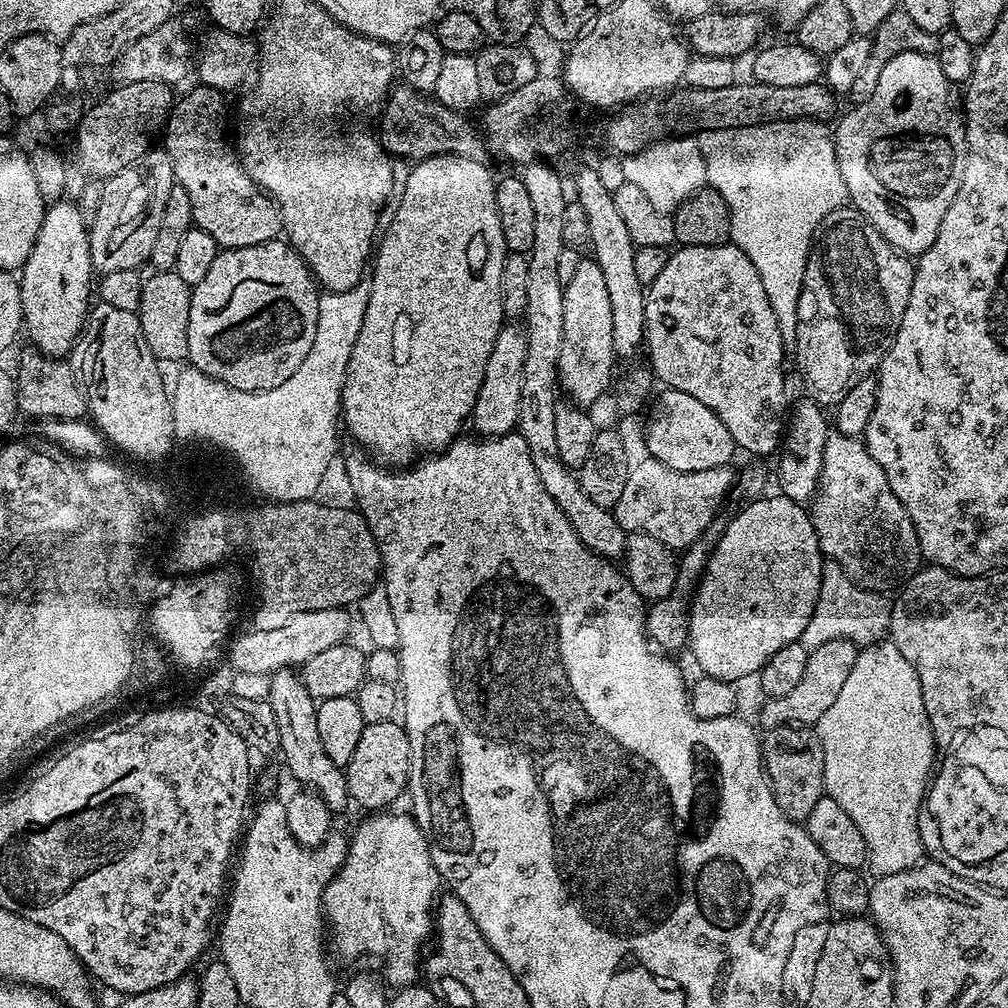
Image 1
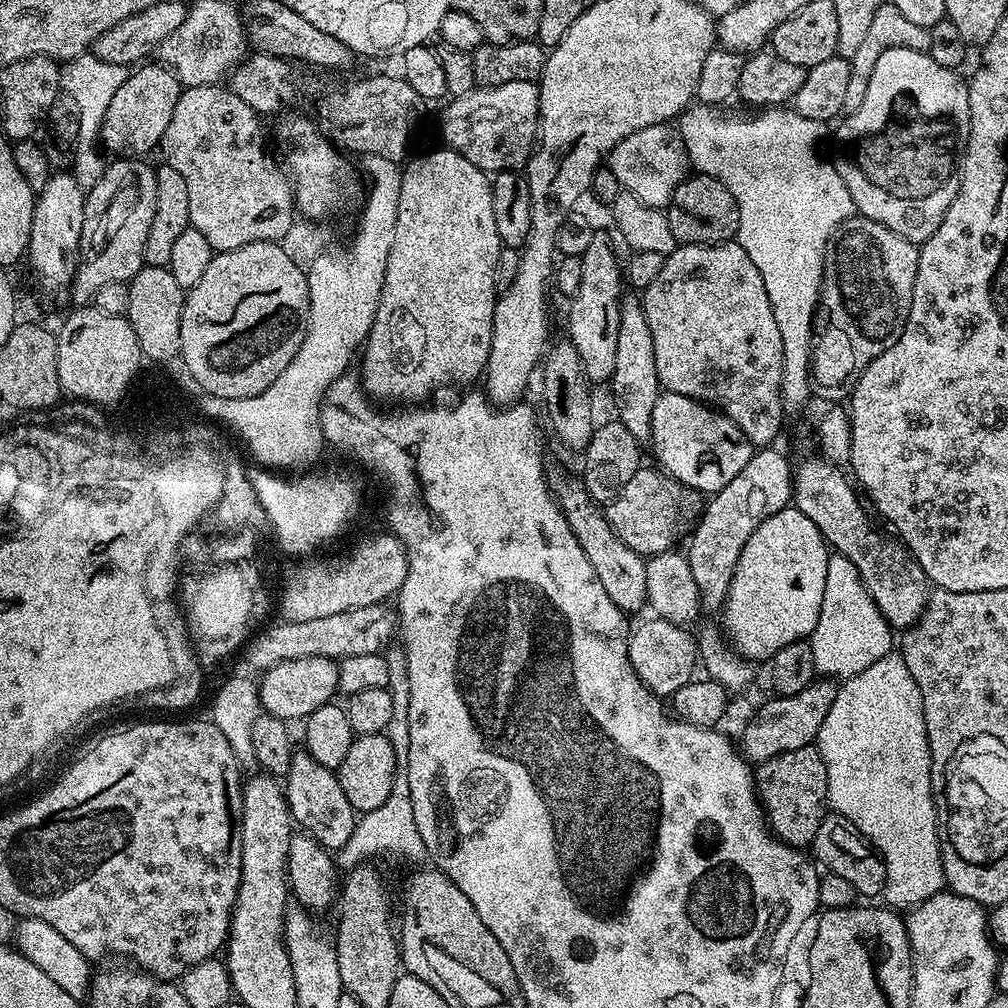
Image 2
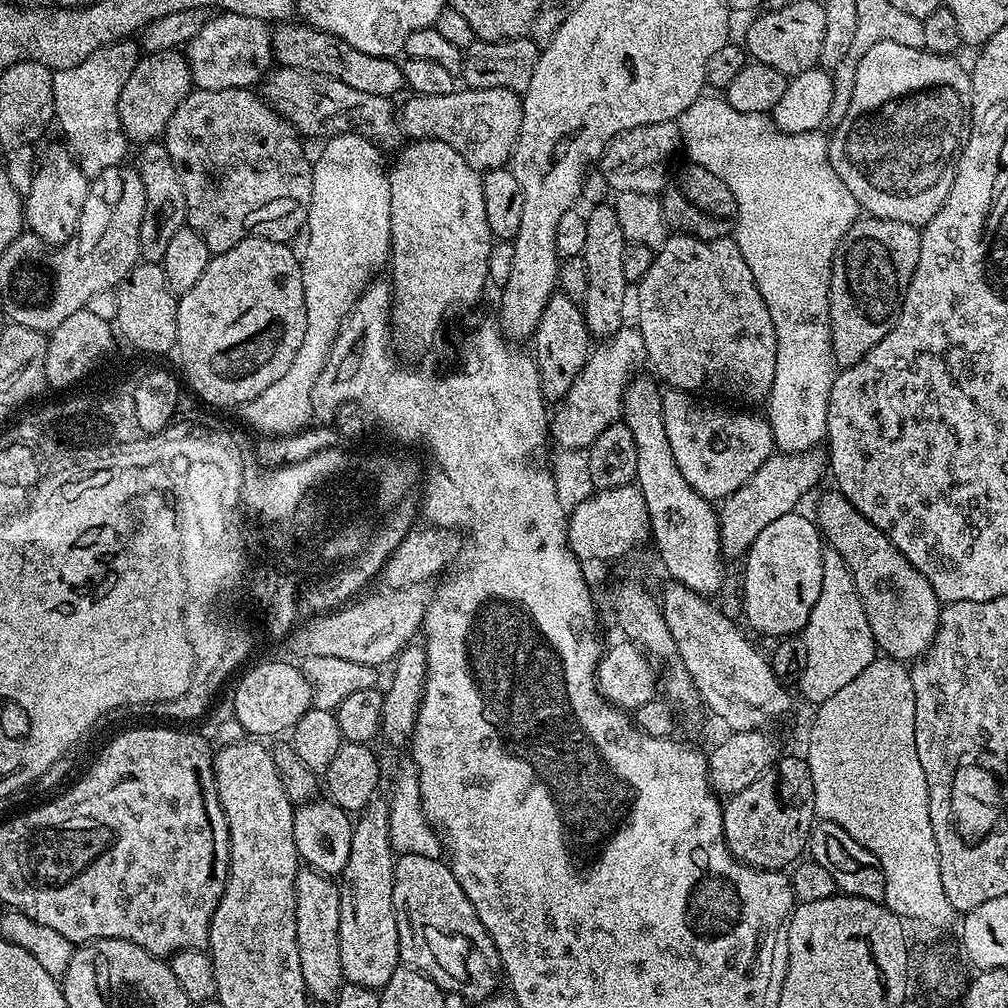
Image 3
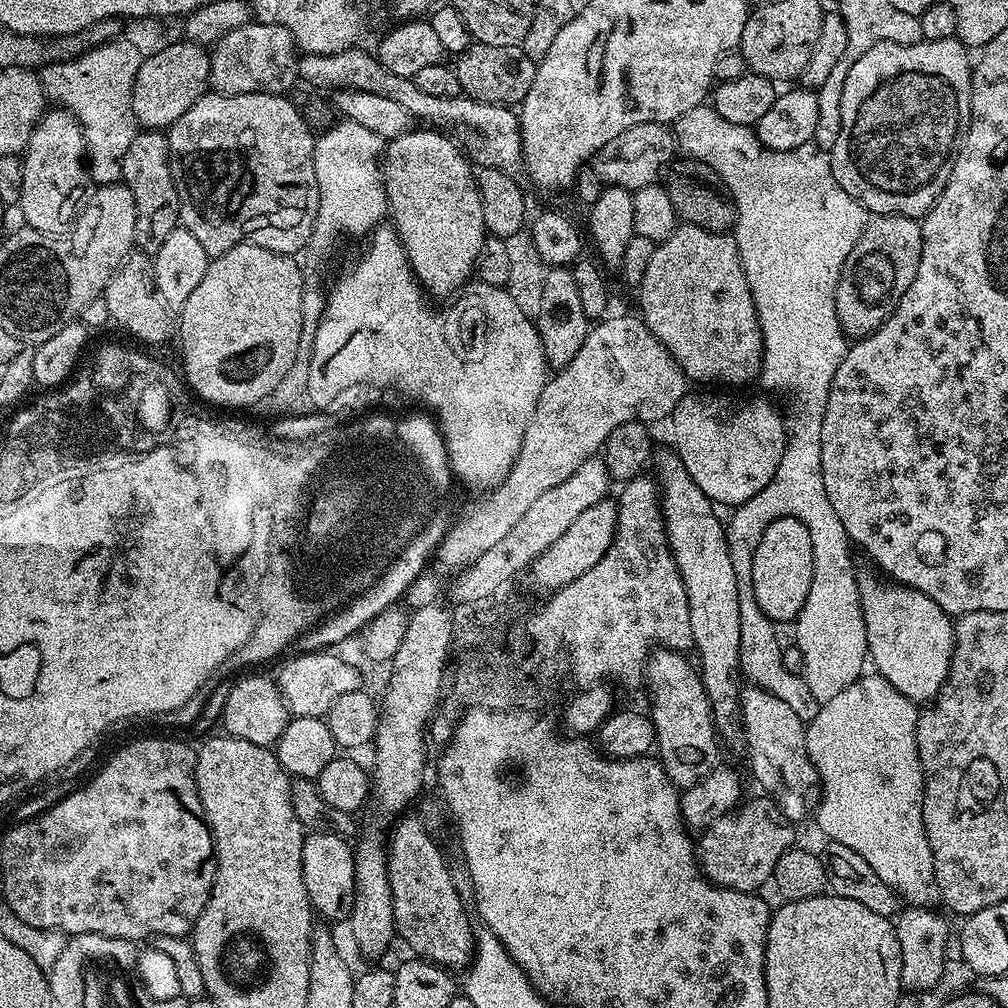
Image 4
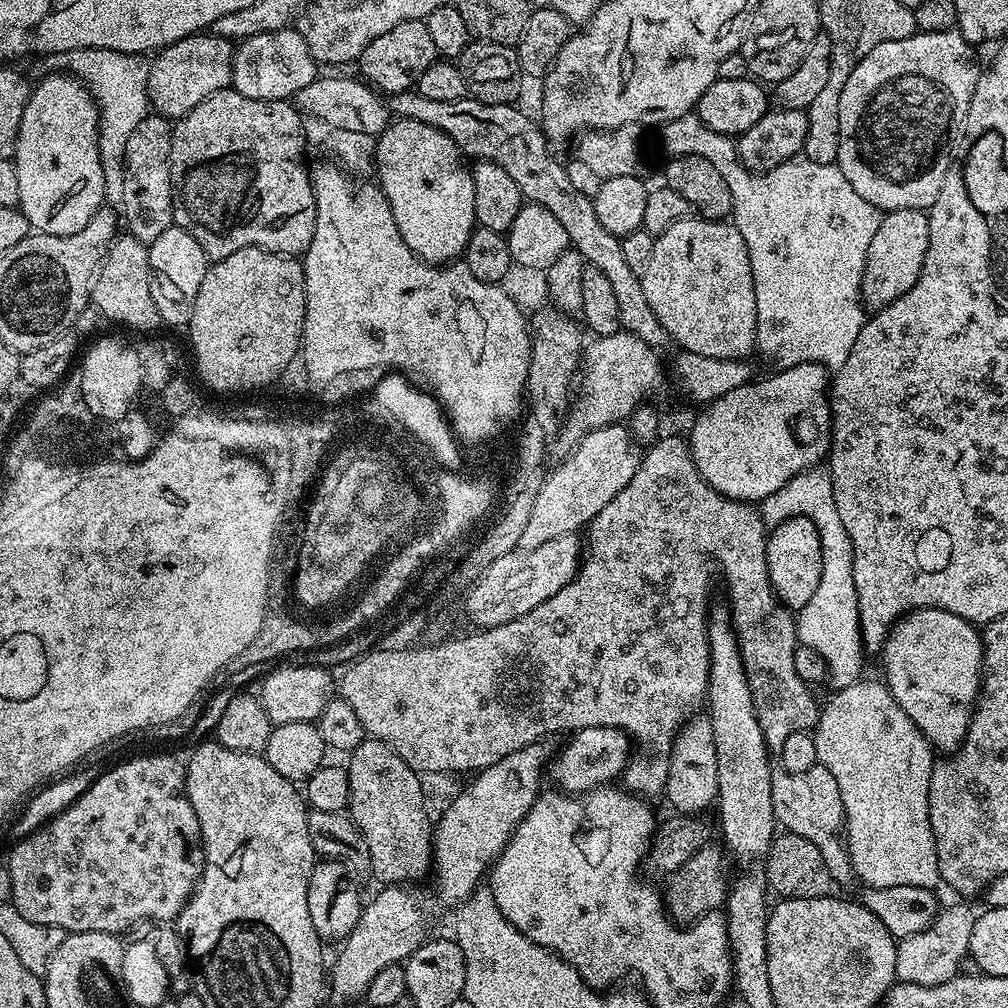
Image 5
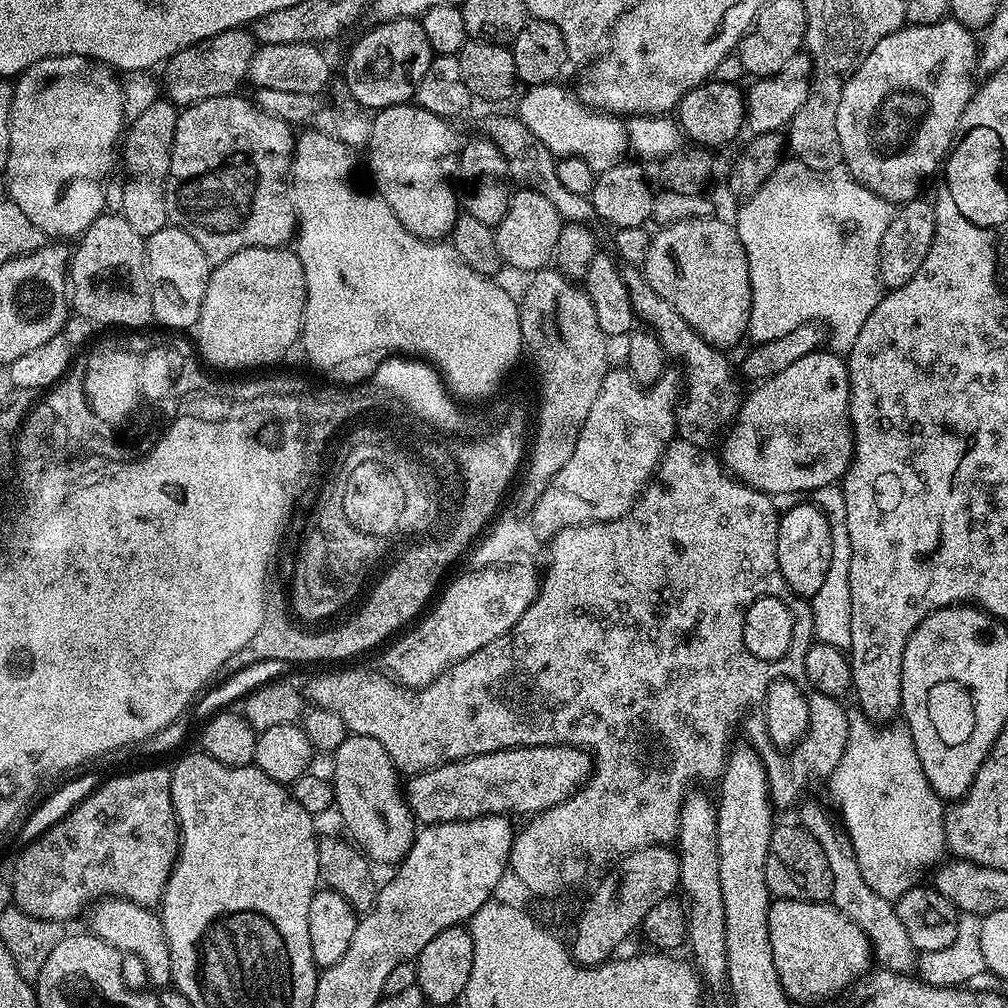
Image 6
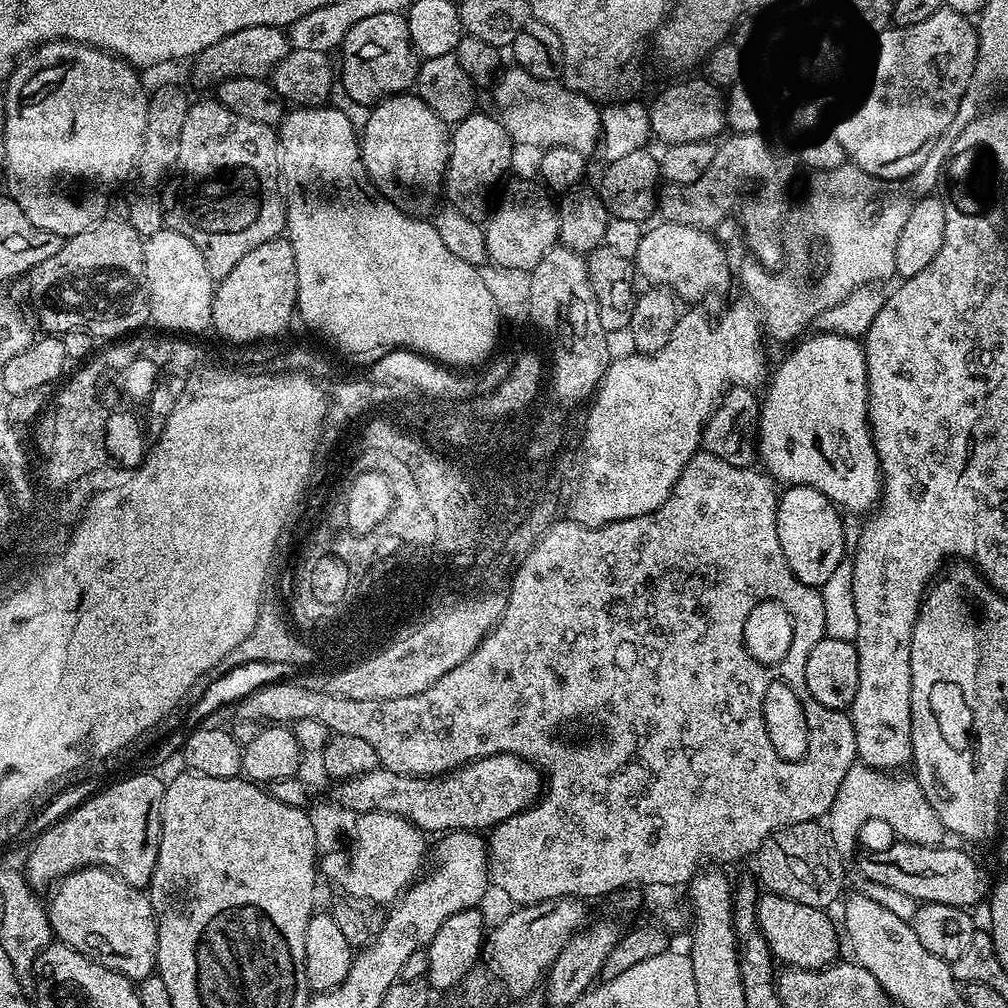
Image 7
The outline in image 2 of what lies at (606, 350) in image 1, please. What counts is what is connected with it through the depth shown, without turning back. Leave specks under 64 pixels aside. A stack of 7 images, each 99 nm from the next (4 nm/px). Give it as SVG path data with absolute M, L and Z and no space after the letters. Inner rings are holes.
M600 230L593 231L590 238L590 246L579 256L582 262L582 280L578 282L578 290L570 298L572 304L568 308L568 332L567 339L571 340L574 350L578 350L580 365L584 367L584 375L589 381L611 381L614 370L614 349L618 342L618 322L620 321L620 302L622 291L622 264L616 261L616 252L612 249L612 240L606 233Z

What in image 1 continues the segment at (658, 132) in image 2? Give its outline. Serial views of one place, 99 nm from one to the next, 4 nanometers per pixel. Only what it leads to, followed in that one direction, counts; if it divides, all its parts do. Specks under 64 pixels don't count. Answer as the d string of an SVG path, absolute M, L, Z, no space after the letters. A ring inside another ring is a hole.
M695 135L658 140L642 150L627 153L623 162L624 183L639 186L655 208L669 214L708 183L706 162L702 158L700 141Z

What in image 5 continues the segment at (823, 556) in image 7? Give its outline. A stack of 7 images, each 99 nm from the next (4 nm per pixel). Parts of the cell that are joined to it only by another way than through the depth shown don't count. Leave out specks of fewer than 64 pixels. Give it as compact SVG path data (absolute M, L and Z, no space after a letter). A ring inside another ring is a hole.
M789 516L771 529L766 546L766 562L772 588L777 601L789 610L802 610L806 602L818 590L818 578L822 578L822 542L814 522L805 516Z

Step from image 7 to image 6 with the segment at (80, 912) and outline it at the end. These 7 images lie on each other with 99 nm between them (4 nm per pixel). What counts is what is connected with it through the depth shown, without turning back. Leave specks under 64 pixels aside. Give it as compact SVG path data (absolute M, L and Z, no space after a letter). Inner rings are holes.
M110 896L95 901L87 916L87 931L91 935L102 938L102 942L114 946L122 954L133 952L140 959L140 964L144 967L149 982L153 984L149 985L153 989L163 990L172 984L170 946L166 942L166 934L159 915L151 907L135 904L129 900L121 900L118 896Z

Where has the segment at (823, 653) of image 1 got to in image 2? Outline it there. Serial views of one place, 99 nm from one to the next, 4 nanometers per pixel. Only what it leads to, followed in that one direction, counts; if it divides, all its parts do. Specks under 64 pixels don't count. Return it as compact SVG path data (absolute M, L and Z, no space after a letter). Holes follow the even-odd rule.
M816 678L805 685L801 692L789 696L770 698L756 712L756 717L744 728L738 739L738 748L745 760L759 766L774 758L779 752L807 748L816 739L816 731L826 716L832 699L836 696L837 685L828 678Z

